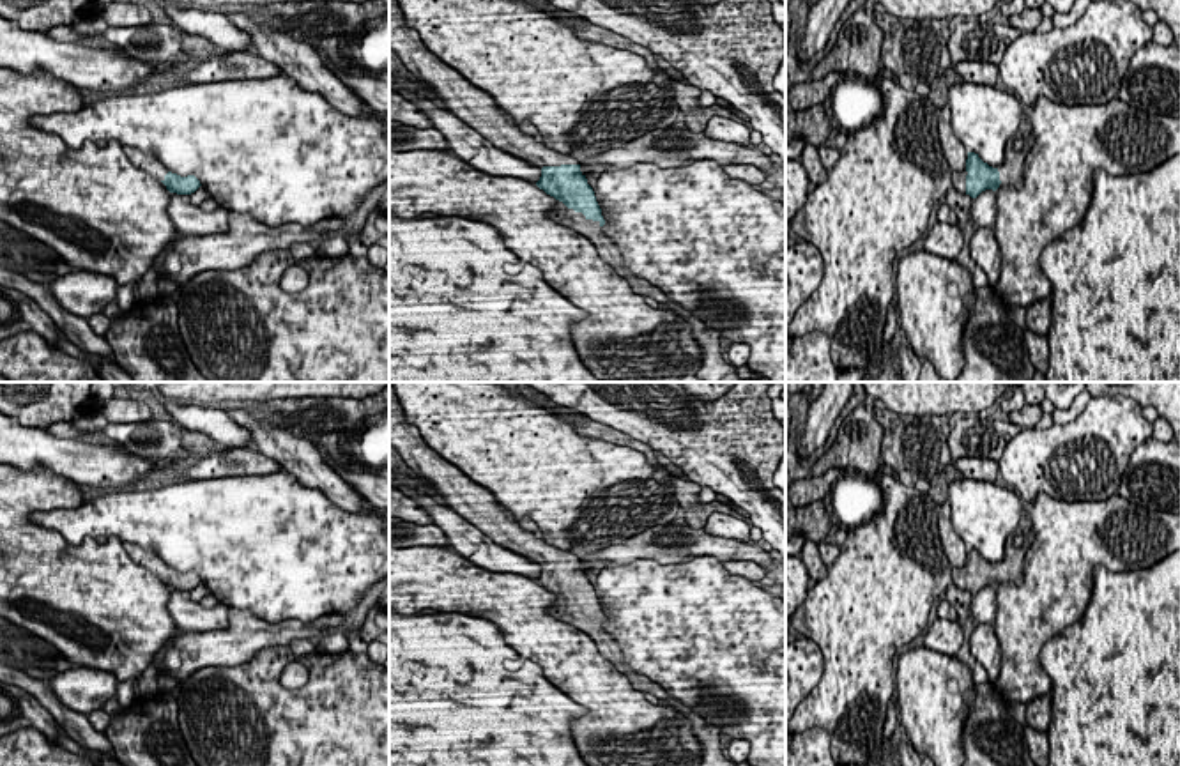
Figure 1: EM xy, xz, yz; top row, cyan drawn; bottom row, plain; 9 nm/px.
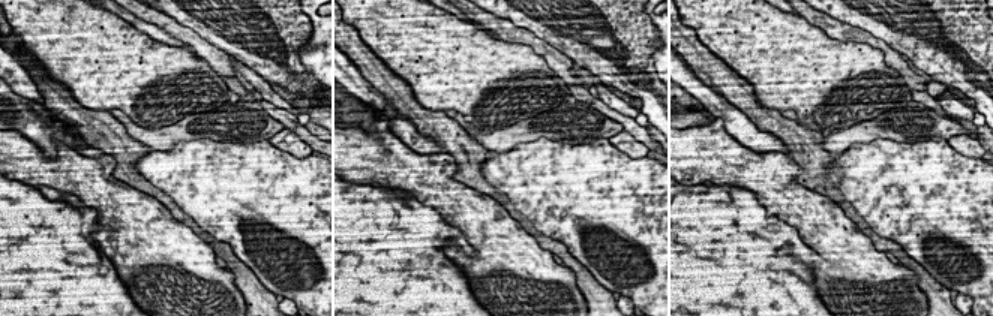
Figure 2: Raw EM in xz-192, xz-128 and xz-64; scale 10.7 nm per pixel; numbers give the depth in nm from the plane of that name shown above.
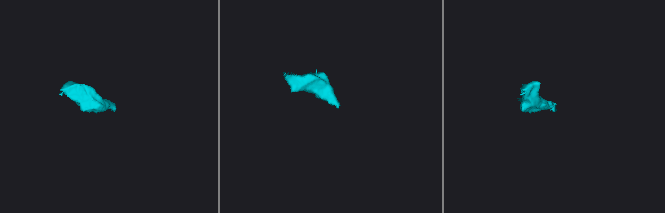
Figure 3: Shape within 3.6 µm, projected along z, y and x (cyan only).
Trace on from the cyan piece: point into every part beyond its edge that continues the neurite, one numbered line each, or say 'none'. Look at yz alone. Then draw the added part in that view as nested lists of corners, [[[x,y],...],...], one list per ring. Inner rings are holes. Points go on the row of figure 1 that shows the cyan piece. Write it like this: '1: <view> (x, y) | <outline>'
1: yz (1012, 170) | [[[1021,104],[1021,122],[1017,133],[1007,142],[1005,161],[998,168],[1001,184],[1023,189],[1024,186],[1024,159],[1030,152],[1033,106]]]
2: yz (959, 179) | [[[962,170],[952,177],[952,188],[959,193],[966,193],[966,175],[968,172]]]

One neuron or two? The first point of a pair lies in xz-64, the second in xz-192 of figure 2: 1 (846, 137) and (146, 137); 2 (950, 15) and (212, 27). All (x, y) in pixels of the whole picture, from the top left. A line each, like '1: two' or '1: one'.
1: one
2: one

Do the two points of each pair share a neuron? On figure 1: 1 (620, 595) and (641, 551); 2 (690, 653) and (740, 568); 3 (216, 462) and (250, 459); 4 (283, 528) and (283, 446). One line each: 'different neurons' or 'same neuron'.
1: different neurons
2: different neurons
3: same neuron
4: different neurons

